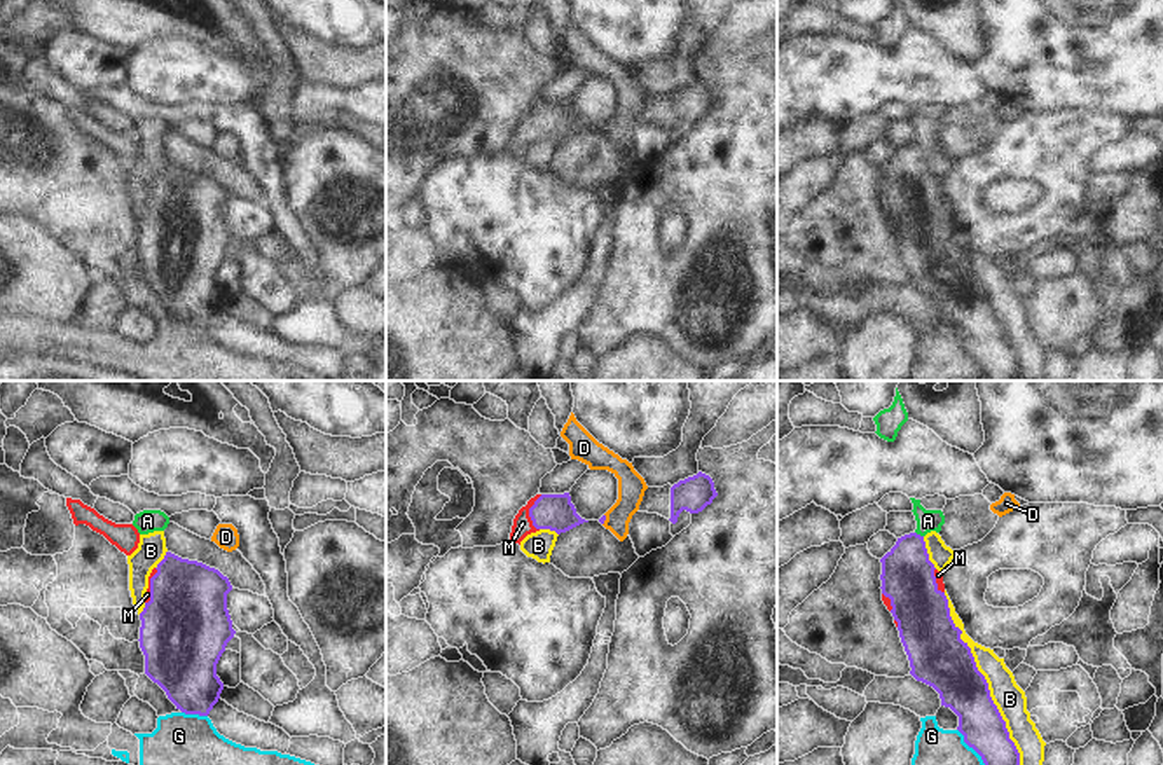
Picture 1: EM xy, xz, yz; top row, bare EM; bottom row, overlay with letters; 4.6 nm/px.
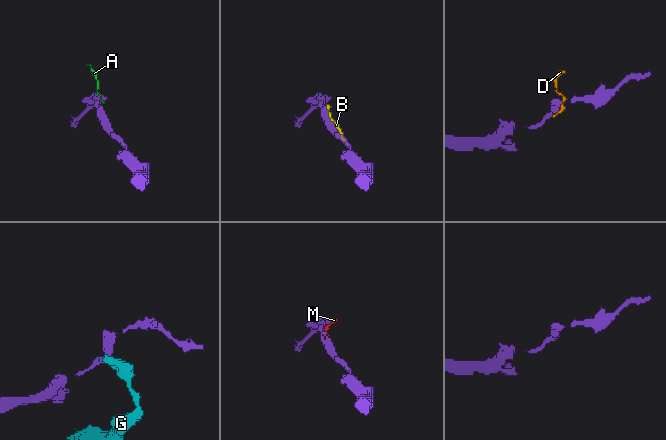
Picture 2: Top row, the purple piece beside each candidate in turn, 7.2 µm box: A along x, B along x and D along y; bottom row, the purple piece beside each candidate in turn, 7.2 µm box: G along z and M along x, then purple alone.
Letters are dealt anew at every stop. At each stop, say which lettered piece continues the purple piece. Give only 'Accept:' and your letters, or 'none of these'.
Accept: M

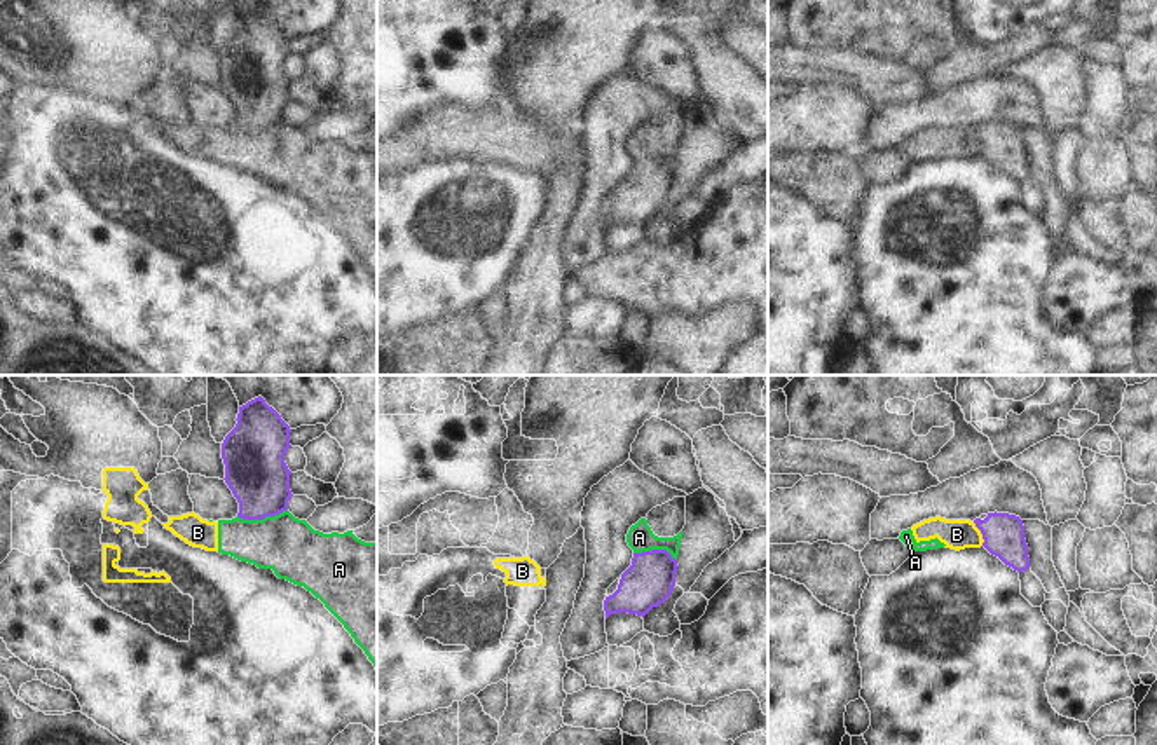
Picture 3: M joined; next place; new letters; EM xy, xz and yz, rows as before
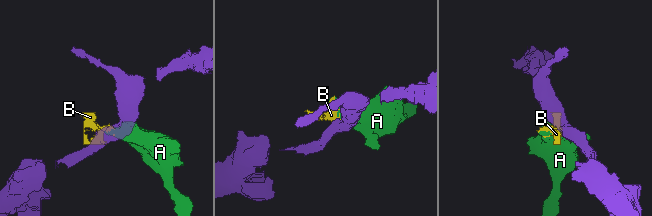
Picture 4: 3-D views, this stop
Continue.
Accept: none of these

